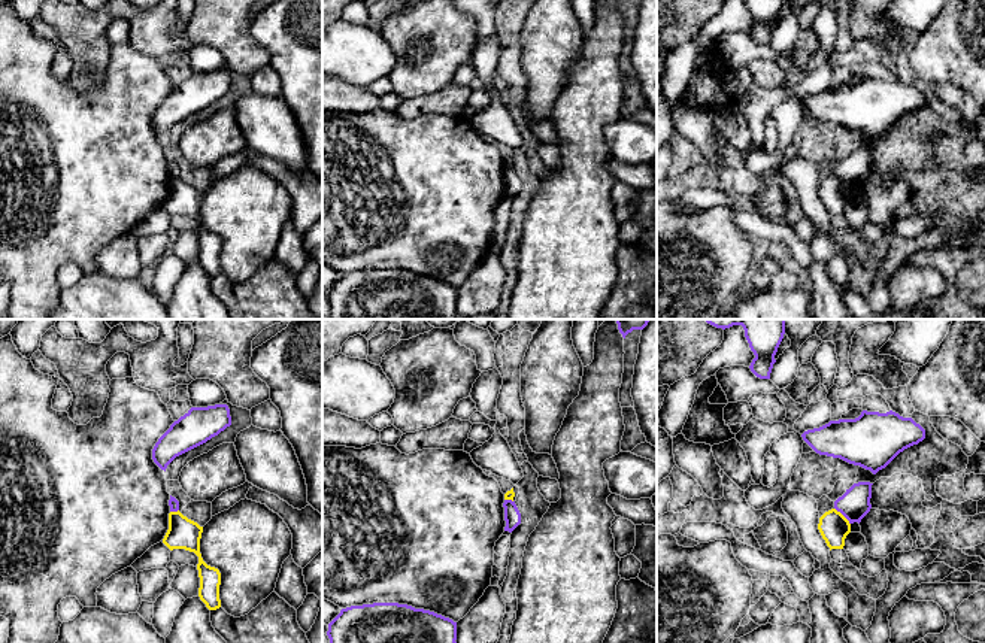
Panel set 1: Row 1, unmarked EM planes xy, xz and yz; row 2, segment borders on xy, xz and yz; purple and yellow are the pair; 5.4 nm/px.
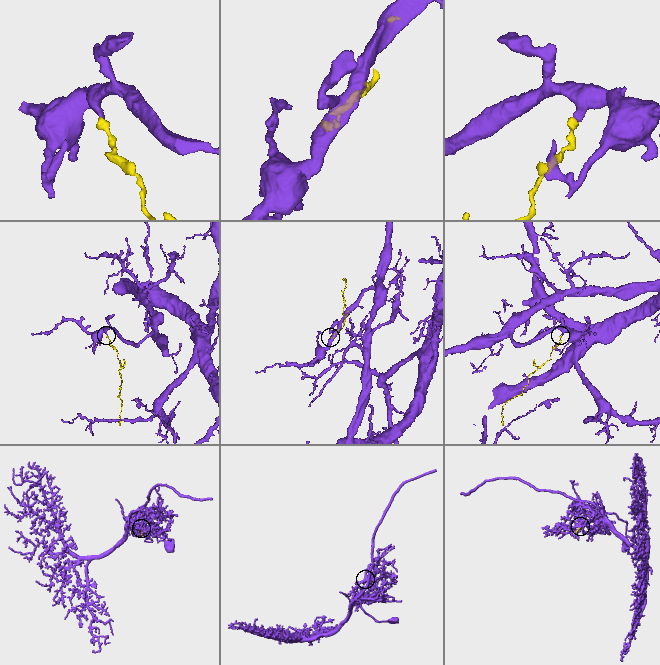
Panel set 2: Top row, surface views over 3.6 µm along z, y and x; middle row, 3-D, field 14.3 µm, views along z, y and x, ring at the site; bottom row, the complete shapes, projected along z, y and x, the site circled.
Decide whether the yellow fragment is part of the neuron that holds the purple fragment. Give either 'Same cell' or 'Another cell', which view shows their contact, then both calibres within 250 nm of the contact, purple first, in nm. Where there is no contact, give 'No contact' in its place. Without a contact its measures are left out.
Another cell. Touches purple in yz. Thickness 170 nm (purple) against 160 nm

